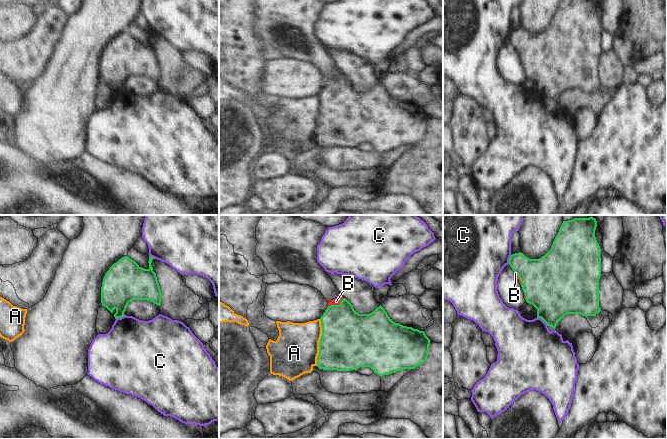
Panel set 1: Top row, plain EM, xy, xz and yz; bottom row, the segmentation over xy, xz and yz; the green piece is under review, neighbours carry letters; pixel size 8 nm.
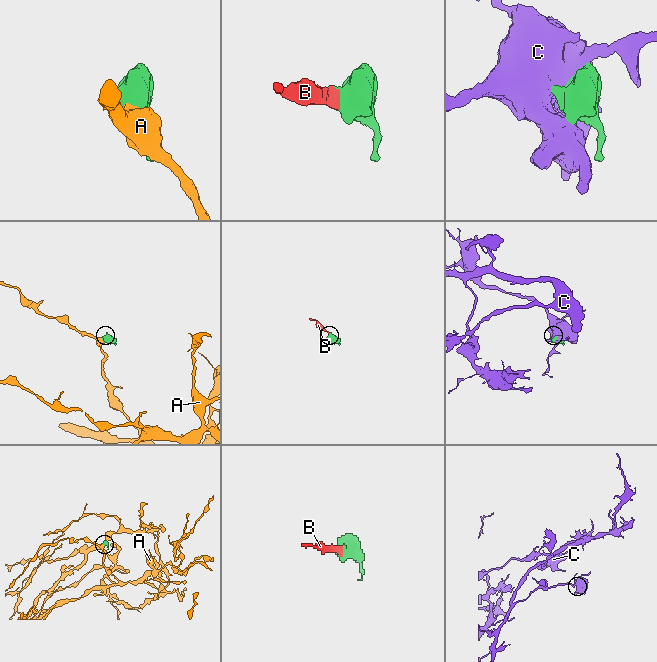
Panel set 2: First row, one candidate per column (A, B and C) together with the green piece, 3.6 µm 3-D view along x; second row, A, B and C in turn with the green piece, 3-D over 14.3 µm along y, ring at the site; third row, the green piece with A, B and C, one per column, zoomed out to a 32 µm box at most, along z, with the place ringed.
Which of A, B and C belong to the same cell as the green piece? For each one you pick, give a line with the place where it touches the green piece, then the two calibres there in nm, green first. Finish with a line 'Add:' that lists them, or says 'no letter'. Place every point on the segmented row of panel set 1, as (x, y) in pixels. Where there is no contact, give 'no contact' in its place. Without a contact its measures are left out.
B: meets green in xz at (336, 305); 400 nm thick on the green side, 60 nm on the other
Add: B

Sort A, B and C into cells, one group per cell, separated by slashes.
A / B / C

